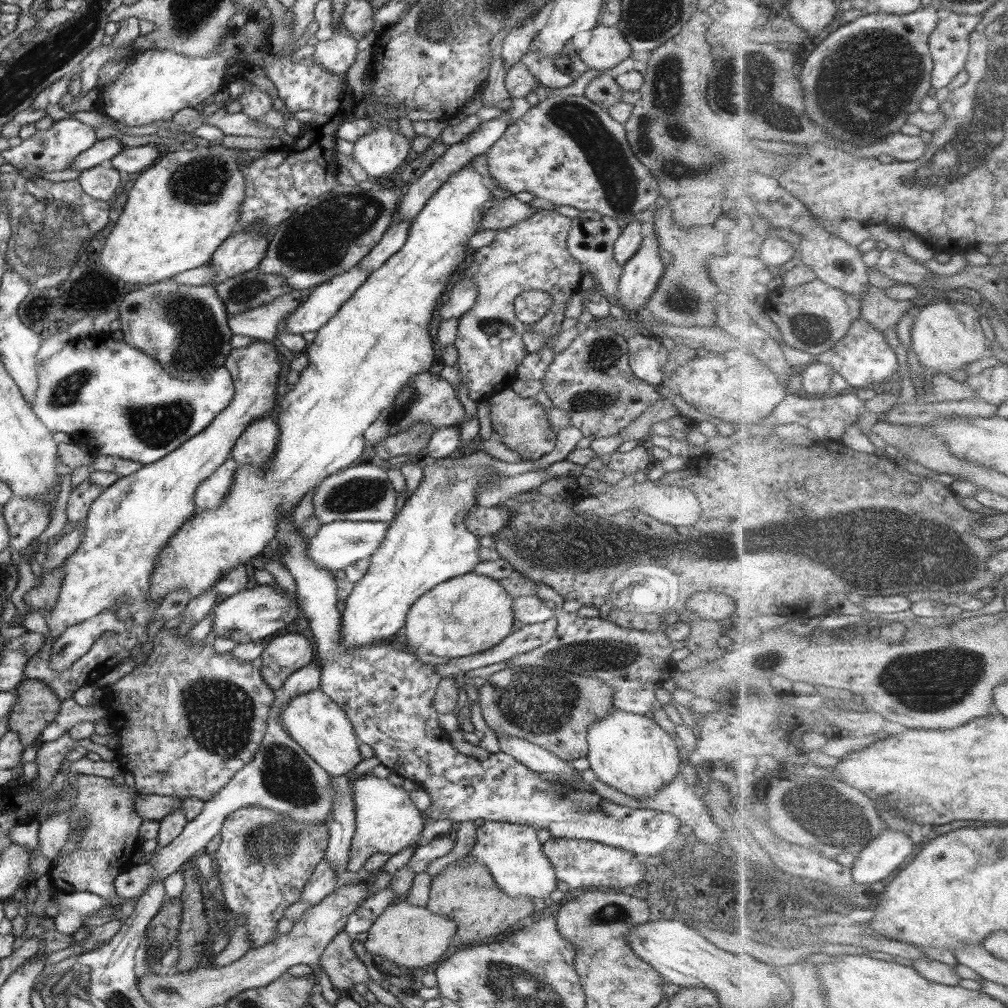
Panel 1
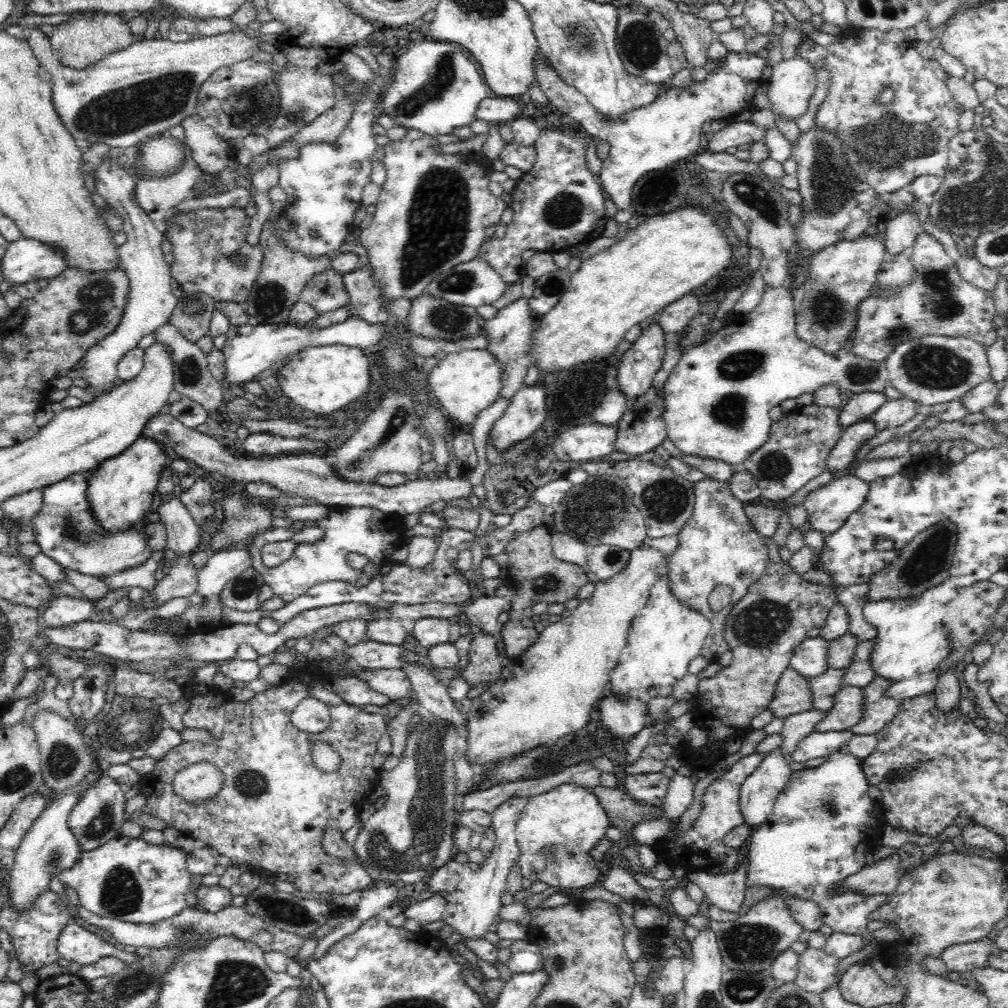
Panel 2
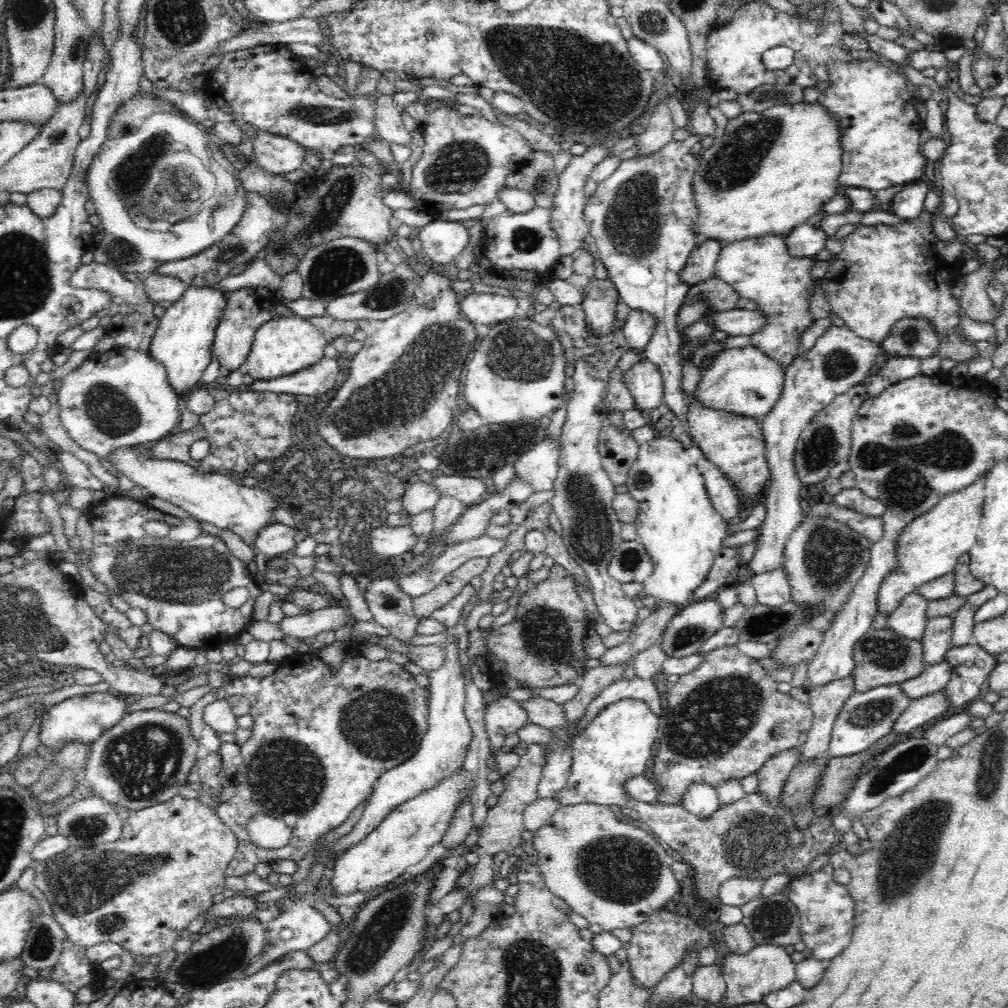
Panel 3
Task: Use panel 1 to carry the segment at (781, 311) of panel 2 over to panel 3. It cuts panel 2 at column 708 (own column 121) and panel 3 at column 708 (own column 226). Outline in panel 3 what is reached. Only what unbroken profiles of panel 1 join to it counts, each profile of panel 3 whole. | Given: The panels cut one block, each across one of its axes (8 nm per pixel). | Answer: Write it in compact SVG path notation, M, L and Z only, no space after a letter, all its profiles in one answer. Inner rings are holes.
M756 347L725 349L716 356L706 372L701 372L693 397L689 396L689 404L698 401L708 407L762 420L780 398L784 381L782 365Z

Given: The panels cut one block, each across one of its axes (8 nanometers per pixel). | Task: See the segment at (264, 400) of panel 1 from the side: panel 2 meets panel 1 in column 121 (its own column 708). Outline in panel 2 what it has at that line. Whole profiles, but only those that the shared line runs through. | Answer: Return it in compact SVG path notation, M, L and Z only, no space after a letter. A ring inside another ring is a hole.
M706 477L700 482L696 482L695 486L695 506L692 516L688 518L688 522L684 524L684 528L677 534L678 547L669 556L668 561L668 580L670 590L673 597L679 600L682 604L689 606L692 610L703 614L706 618L710 619L712 632L710 636L716 636L718 640L706 640L701 655L709 662L718 661L720 656L730 650L728 643L725 641L724 630L725 622L734 605L748 592L748 586L756 582L760 576L764 575L770 562L768 547L766 547L766 536L760 536L757 530L750 524L747 514L745 513L746 504L742 503L733 496L727 482L720 482L716 479ZM718 584L726 584L732 588L733 593L731 600L726 607L720 611L714 612L708 605L708 598L710 592L714 590Z

